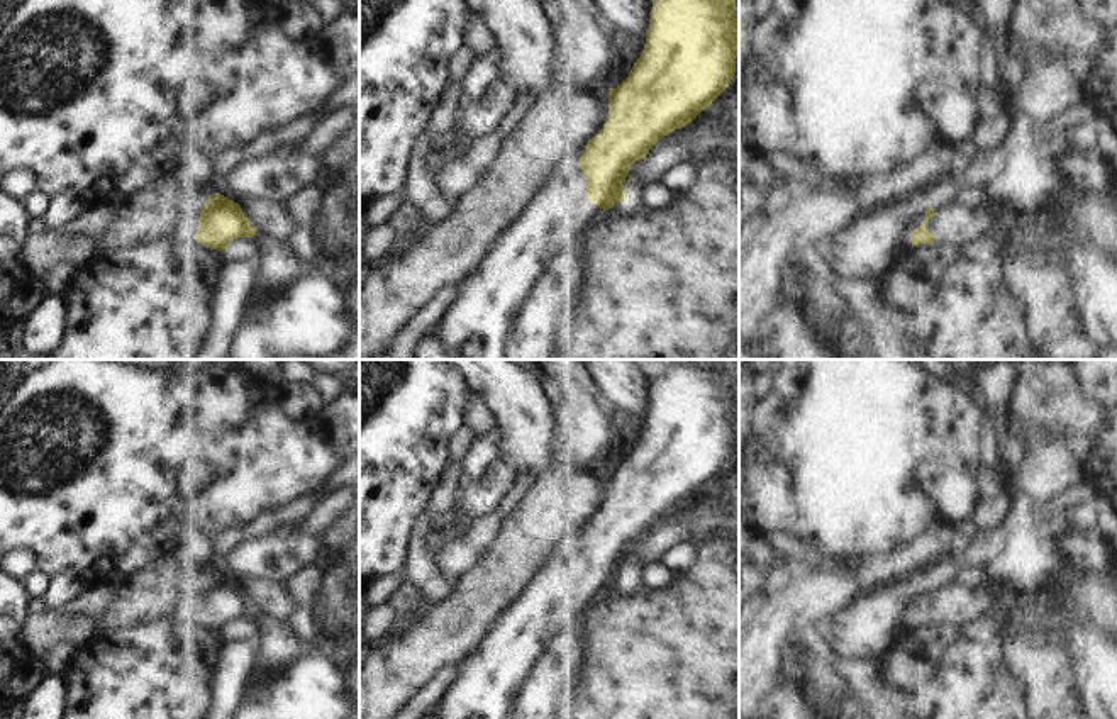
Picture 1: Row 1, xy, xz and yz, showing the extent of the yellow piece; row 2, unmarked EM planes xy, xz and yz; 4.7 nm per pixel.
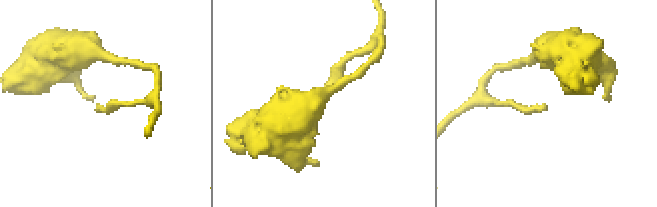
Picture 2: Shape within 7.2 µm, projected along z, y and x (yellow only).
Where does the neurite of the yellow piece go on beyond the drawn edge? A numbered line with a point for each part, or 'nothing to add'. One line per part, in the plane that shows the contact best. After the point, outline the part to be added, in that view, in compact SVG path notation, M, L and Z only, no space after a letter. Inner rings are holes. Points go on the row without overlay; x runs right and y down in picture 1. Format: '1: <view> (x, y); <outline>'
1: xz (560, 596); M578 541L556 543L520 595L503 609L478 648L461 661L456 680L437 702L437 719L507 719L514 699L547 641L558 633L585 636L585 619L603 594L605 590L586 577Z

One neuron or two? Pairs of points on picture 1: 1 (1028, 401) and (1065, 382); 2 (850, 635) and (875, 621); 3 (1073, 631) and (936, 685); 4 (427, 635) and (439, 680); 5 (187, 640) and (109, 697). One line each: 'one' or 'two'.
1: one
2: one
3: one
4: two
5: one

